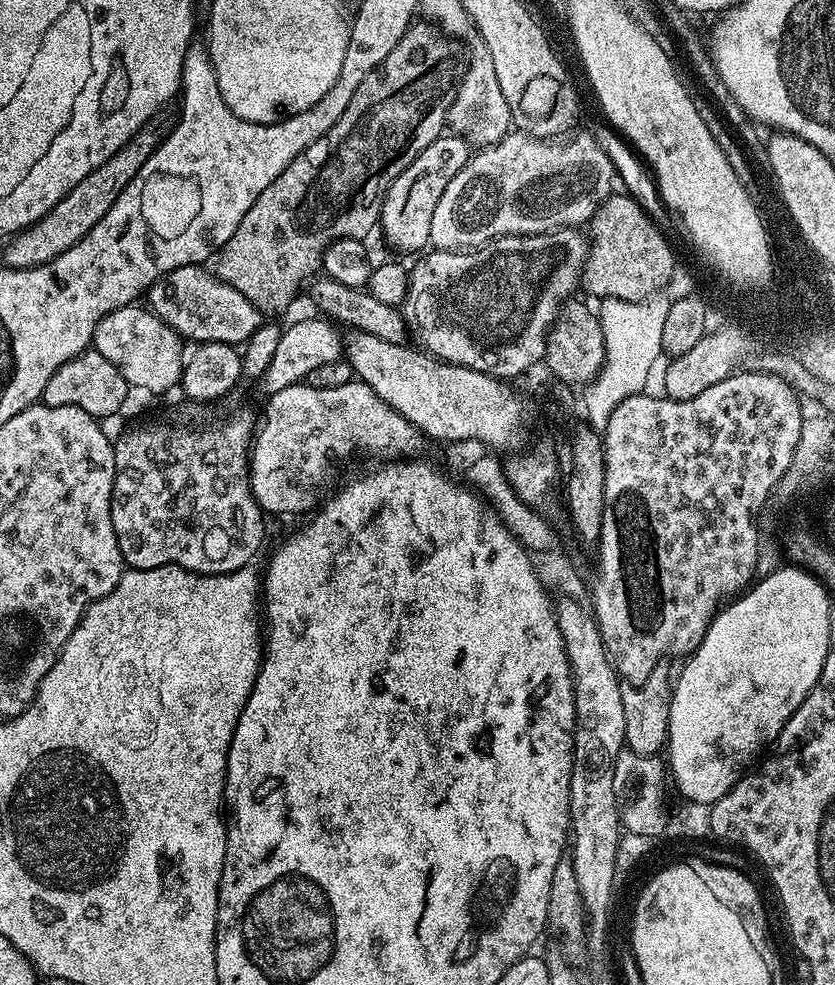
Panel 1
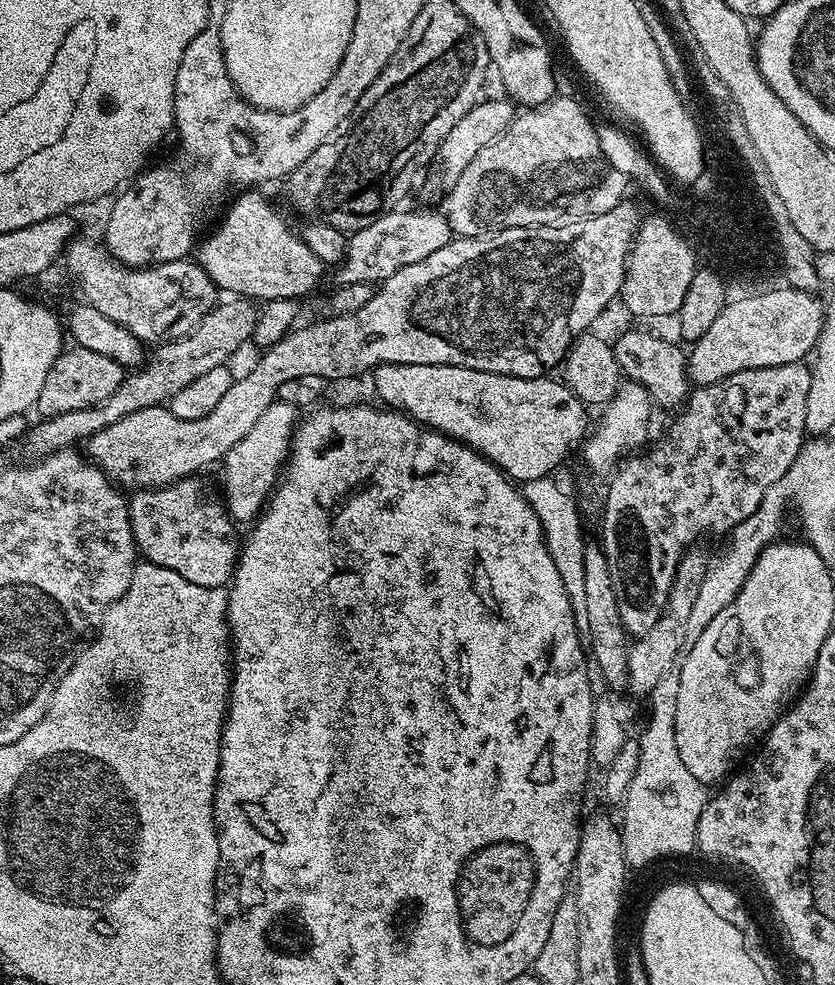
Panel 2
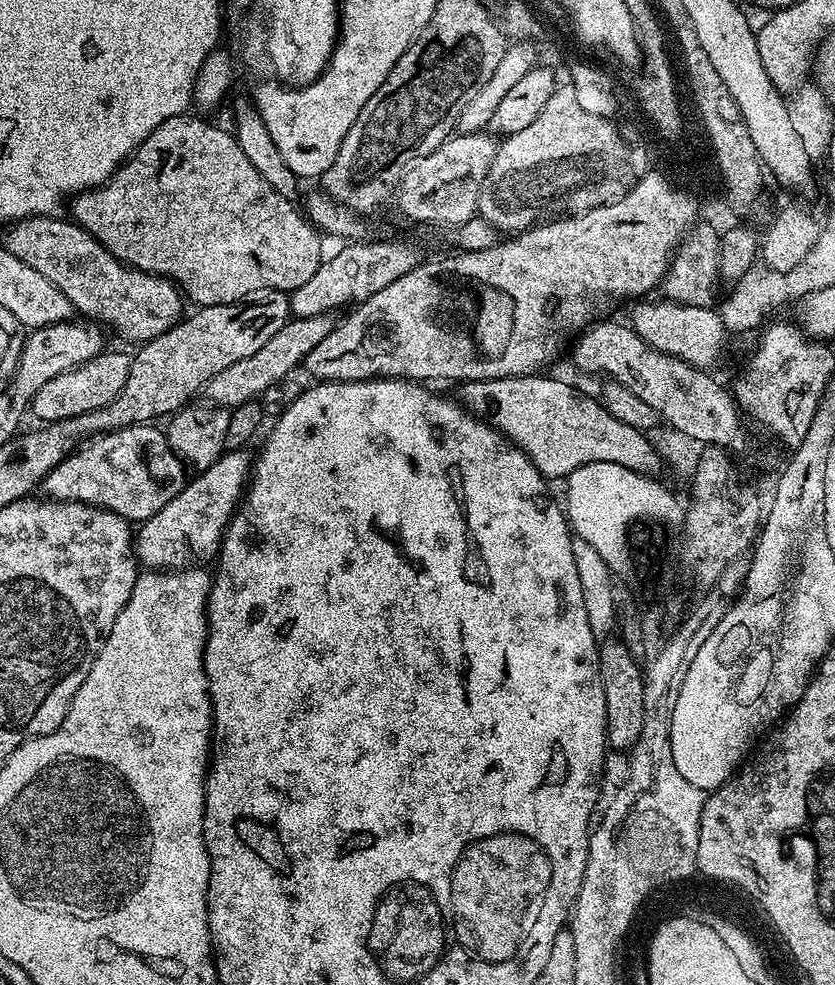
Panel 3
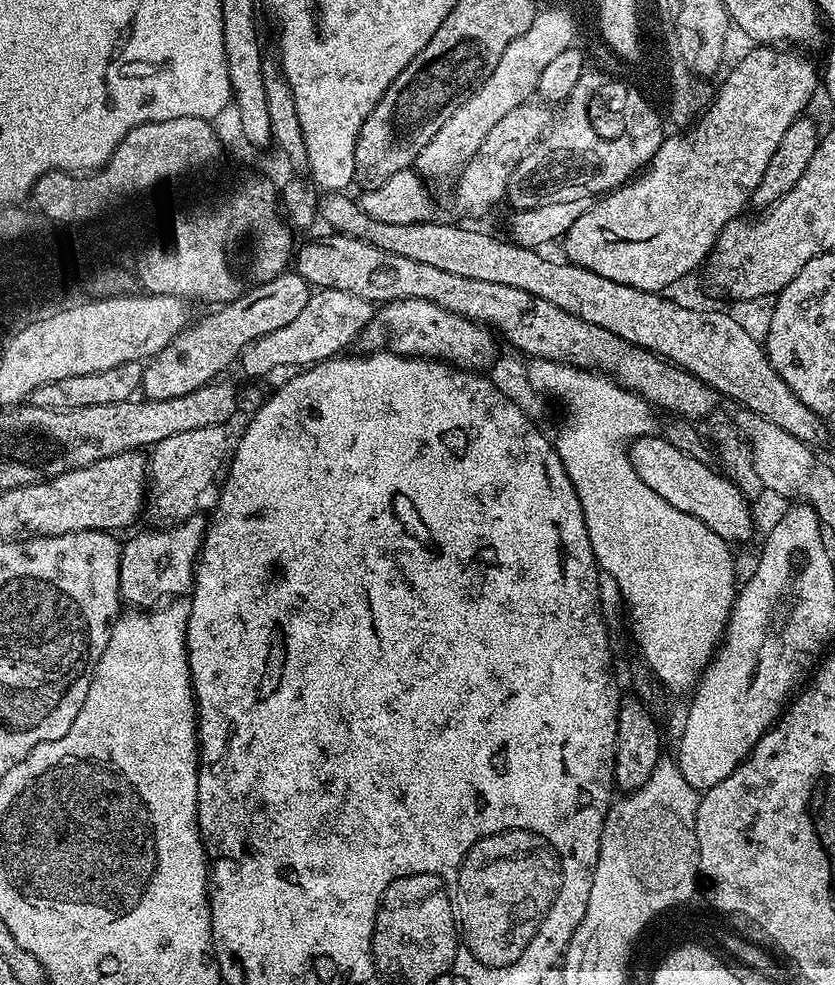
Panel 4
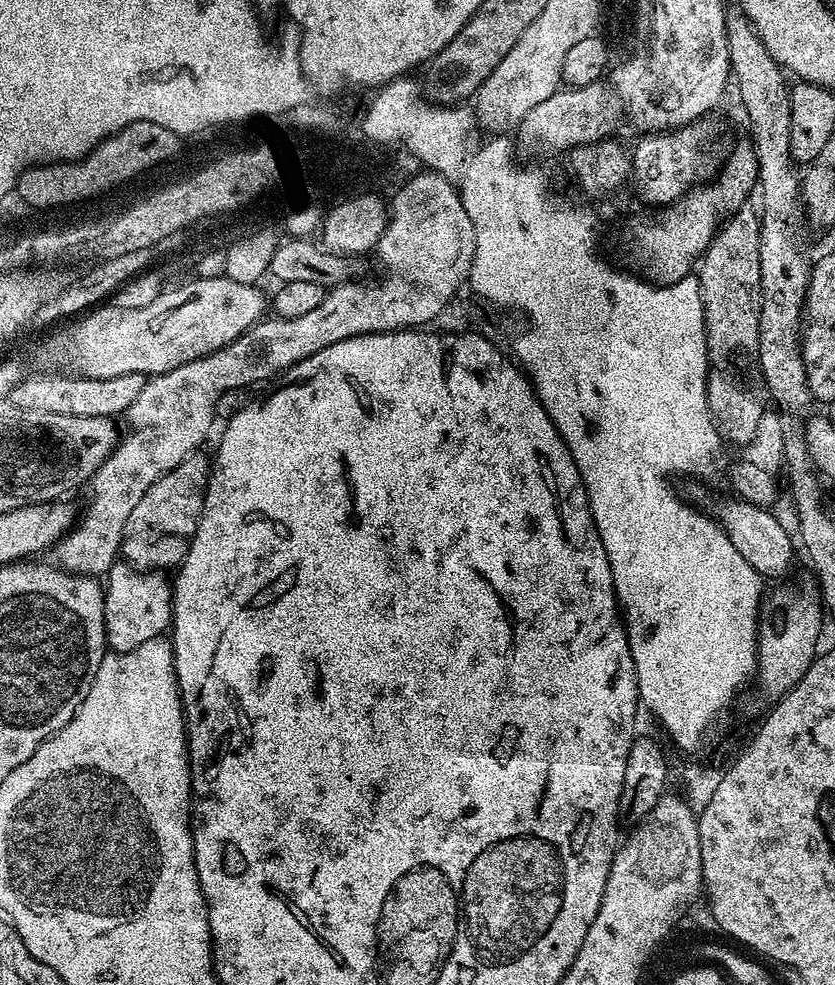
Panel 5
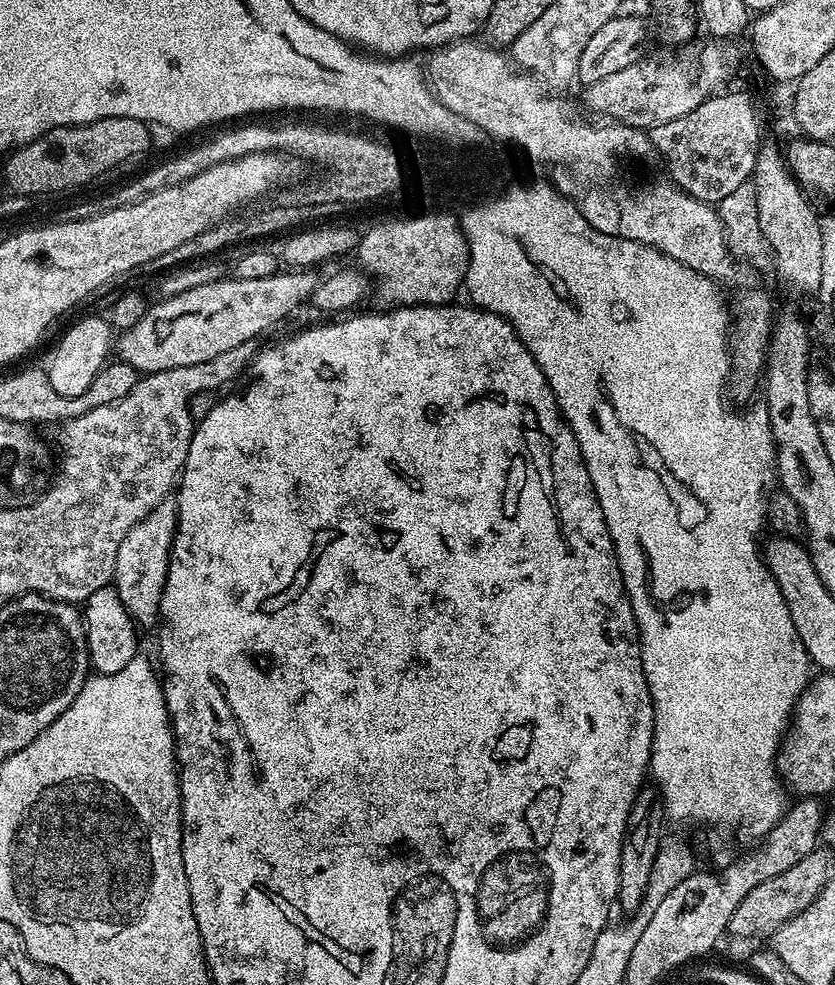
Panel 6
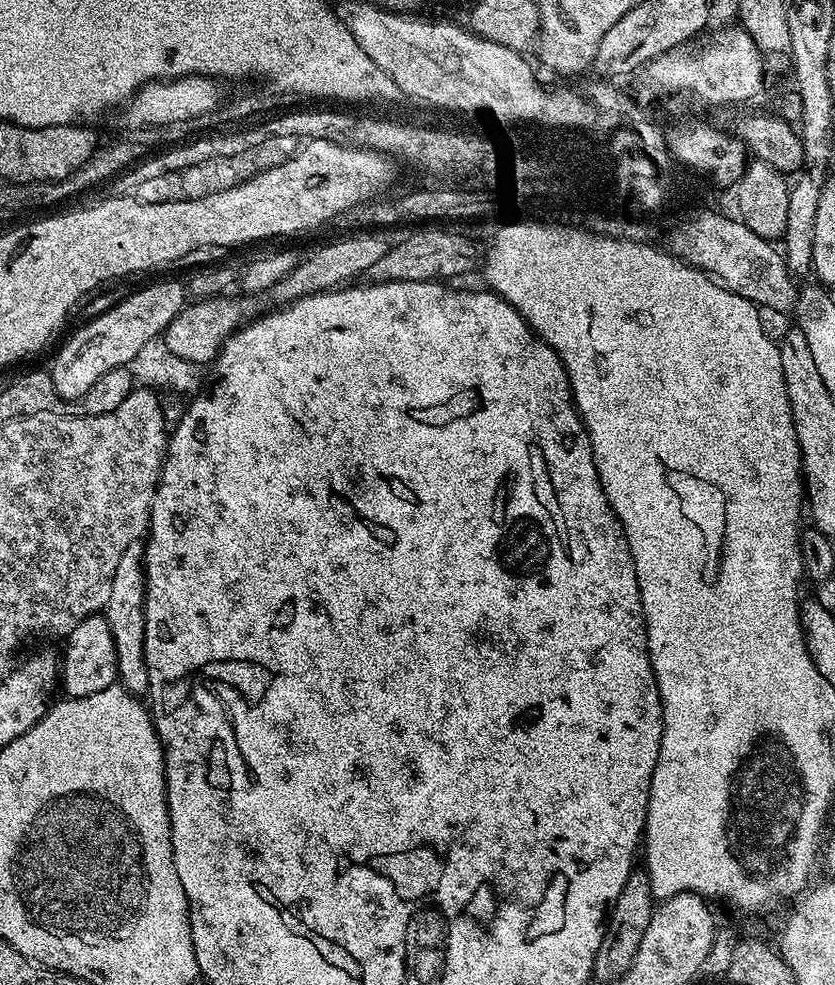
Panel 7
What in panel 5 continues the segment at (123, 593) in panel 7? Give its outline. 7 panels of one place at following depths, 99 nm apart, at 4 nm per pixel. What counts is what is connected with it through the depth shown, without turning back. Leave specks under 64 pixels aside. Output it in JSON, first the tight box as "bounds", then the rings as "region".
{"bounds":[122,451,210,570],"region":[[[203,451],[191,452],[178,466],[174,466],[146,494],[138,501],[138,506],[126,518],[126,530],[124,531],[124,543],[122,545],[122,556],[133,568],[141,570],[168,570],[168,567],[179,565],[188,553],[188,542],[196,533],[196,523],[200,521],[200,511],[204,505],[204,492],[208,489],[208,474],[210,471],[209,457],[203,456]]]}

